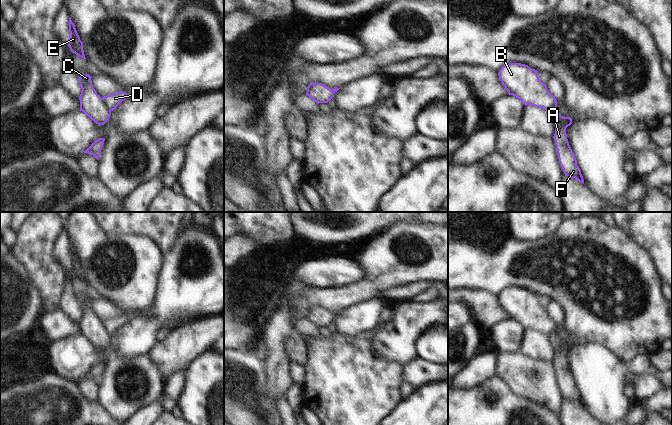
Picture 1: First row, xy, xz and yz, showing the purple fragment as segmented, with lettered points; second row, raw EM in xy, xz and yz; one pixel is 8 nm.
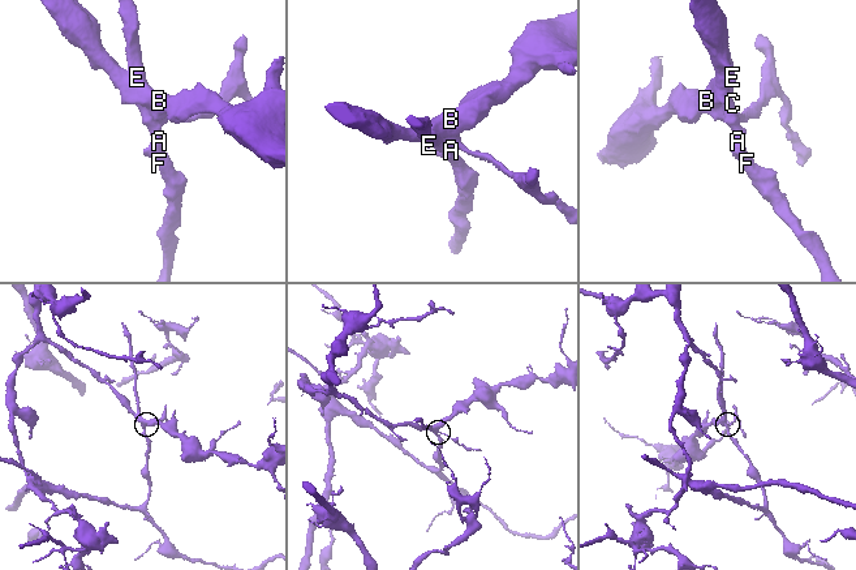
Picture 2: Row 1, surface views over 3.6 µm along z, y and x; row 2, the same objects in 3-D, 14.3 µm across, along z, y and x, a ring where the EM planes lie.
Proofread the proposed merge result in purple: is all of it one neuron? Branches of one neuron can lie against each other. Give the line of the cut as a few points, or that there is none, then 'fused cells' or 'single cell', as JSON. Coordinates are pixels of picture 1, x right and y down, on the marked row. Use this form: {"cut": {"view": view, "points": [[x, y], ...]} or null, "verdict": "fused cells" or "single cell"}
{"cut": {"view": "xy", "points": [[101, 98], [104, 106], [110, 112]]}, "verdict": "fused cells"}

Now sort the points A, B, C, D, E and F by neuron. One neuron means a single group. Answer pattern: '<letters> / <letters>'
A C E F / B D

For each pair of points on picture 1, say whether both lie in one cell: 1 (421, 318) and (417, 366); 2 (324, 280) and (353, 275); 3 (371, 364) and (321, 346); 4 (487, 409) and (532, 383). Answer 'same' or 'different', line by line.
1: different
2: same
3: same
4: different

